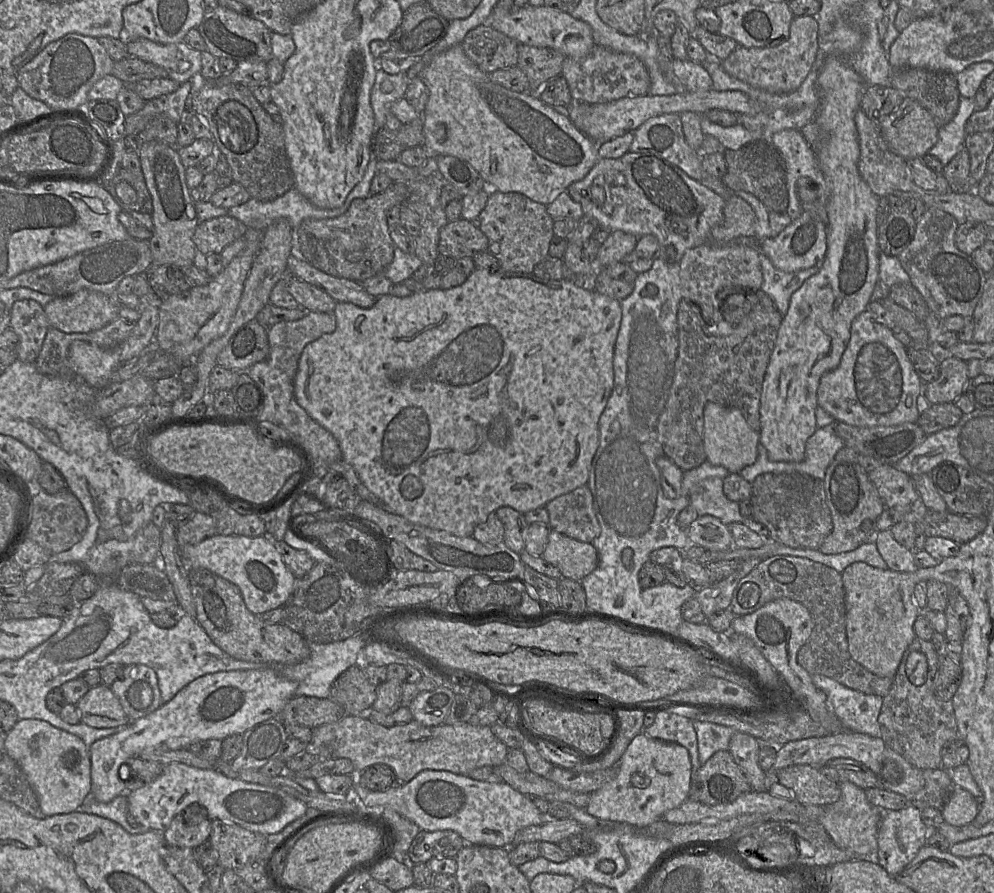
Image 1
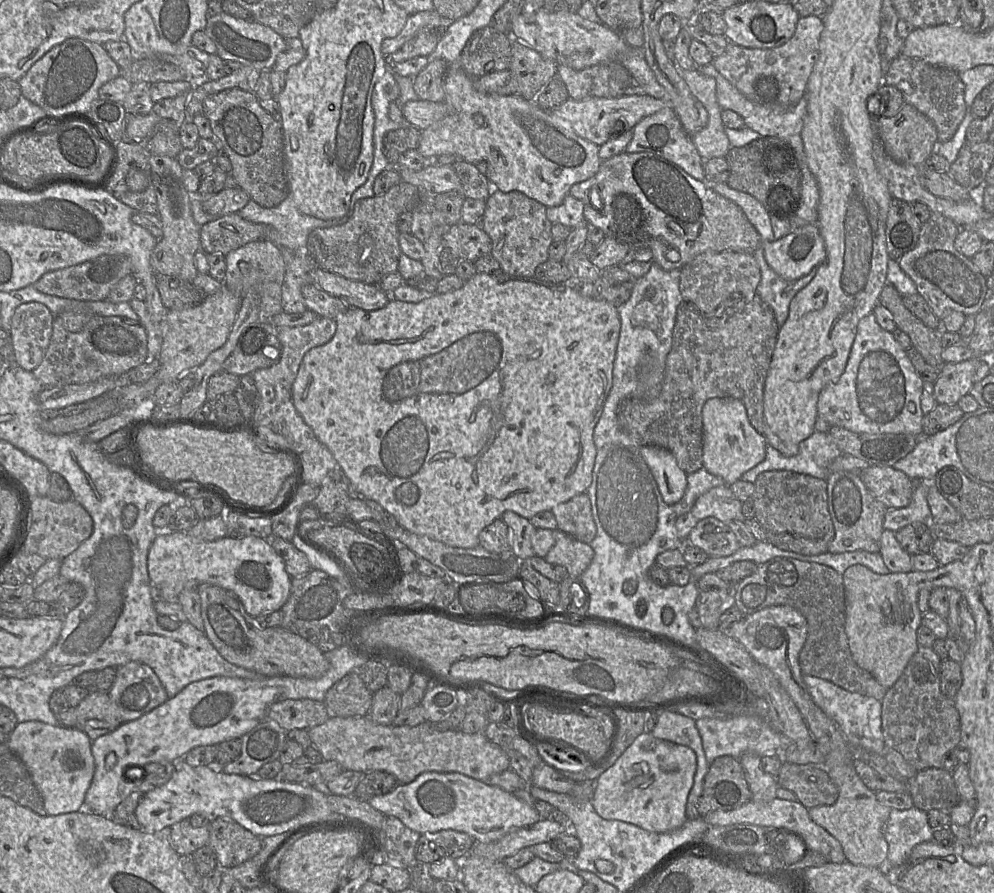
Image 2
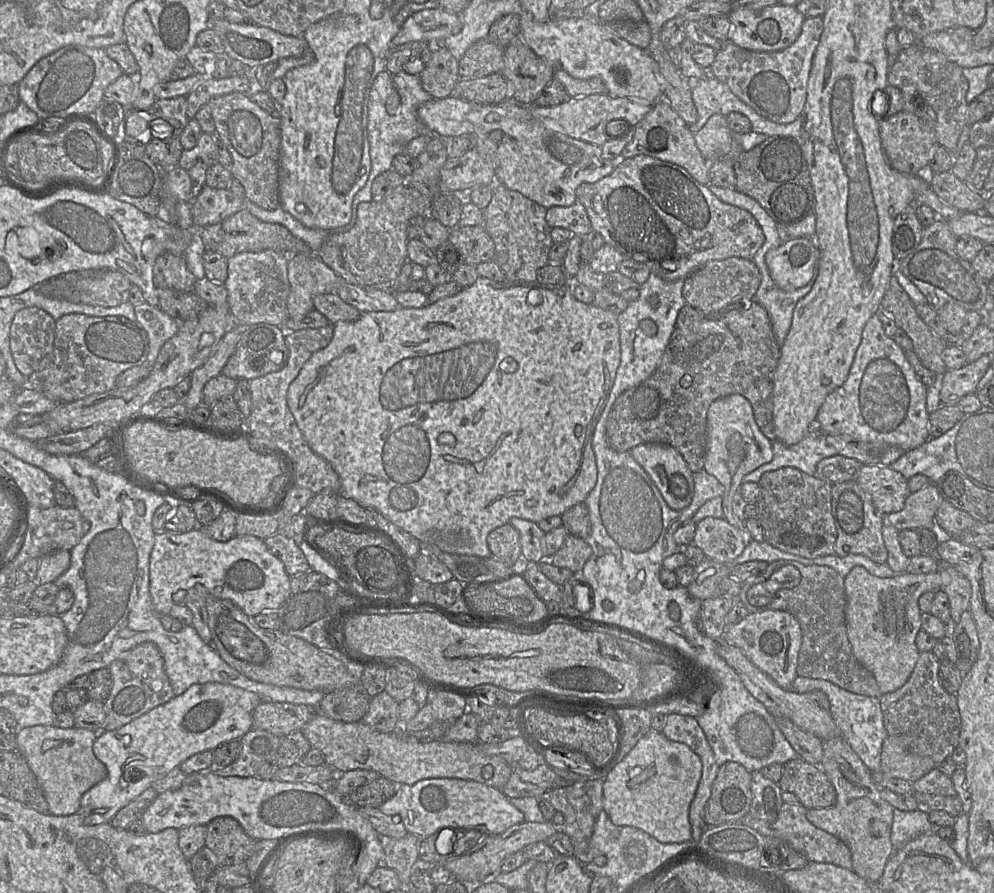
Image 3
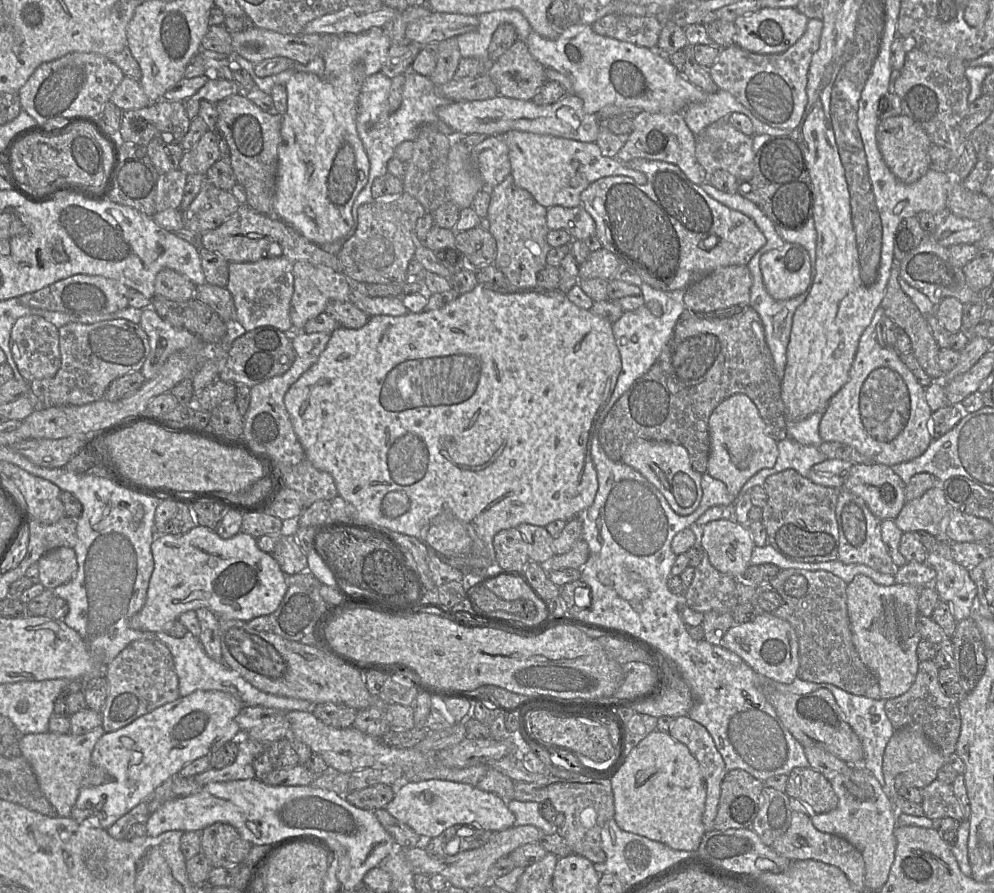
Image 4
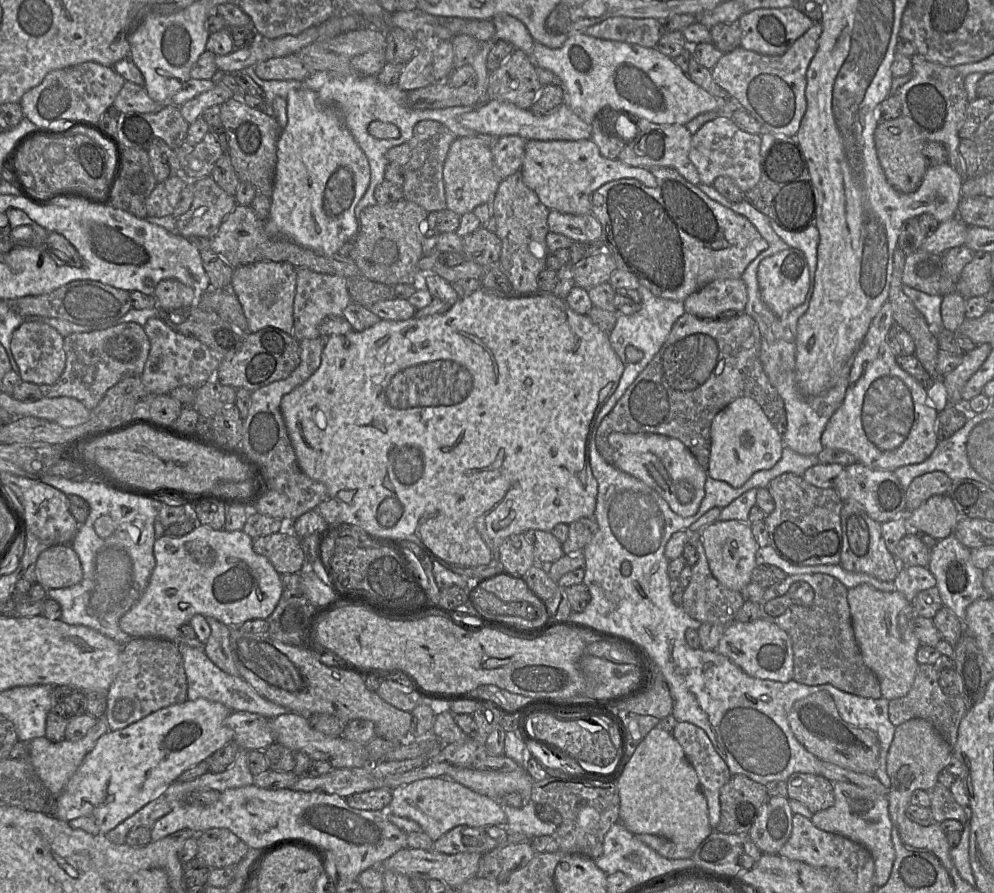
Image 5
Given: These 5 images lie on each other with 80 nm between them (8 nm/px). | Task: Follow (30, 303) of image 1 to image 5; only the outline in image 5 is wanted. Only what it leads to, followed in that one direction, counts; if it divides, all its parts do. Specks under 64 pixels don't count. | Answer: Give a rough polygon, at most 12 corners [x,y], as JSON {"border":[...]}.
{"border":[[25,321],[10,346],[23,381],[50,385],[64,371],[64,337]]}

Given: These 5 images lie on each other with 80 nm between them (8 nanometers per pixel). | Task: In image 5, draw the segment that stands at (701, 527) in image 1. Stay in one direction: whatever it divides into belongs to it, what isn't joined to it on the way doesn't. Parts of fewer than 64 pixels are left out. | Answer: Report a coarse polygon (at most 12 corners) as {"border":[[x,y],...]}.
{"border":[[749,522],[701,530],[710,570],[727,588],[751,583],[760,548]]}

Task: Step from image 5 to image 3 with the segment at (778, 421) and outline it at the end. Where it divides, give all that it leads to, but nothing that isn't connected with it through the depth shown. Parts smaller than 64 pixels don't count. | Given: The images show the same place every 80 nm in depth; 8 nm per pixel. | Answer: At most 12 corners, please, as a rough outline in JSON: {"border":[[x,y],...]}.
{"border":[[687,303],[653,374],[616,398],[618,452],[674,447],[704,468],[710,404],[751,404],[776,440],[780,346],[767,311]]}

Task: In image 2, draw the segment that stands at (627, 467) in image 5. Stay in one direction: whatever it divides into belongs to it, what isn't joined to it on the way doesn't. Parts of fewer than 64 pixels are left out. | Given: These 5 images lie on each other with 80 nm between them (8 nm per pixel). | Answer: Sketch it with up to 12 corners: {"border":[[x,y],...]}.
{"border":[[643,445],[641,456],[663,500],[675,504],[687,474],[666,449]]}

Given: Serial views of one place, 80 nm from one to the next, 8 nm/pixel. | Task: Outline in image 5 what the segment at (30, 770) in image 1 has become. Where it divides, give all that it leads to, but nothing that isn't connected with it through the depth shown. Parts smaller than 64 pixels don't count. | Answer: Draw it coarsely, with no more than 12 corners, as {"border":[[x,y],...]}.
{"border":[[104,715],[78,741],[29,742],[29,761],[58,797],[98,739],[109,731]]}

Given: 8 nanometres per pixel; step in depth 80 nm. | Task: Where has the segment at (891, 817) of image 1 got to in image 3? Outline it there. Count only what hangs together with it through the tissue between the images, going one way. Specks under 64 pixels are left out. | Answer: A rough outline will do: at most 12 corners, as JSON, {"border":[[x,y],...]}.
{"border":[[894,808],[894,851],[918,836],[934,832],[928,814]]}

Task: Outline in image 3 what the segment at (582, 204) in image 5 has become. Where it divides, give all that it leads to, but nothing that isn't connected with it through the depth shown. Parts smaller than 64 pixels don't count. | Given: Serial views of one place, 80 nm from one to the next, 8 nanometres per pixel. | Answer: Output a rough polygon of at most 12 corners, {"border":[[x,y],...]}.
{"border":[[527,105],[493,106],[472,148],[496,183],[545,208],[577,201],[617,161],[545,127]]}

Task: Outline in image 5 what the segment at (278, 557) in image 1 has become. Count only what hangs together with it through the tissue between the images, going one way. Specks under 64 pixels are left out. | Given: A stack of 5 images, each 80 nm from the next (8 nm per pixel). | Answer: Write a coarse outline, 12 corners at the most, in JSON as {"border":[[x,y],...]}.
{"border":[[243,530],[156,538],[132,638],[267,619],[281,574]]}

